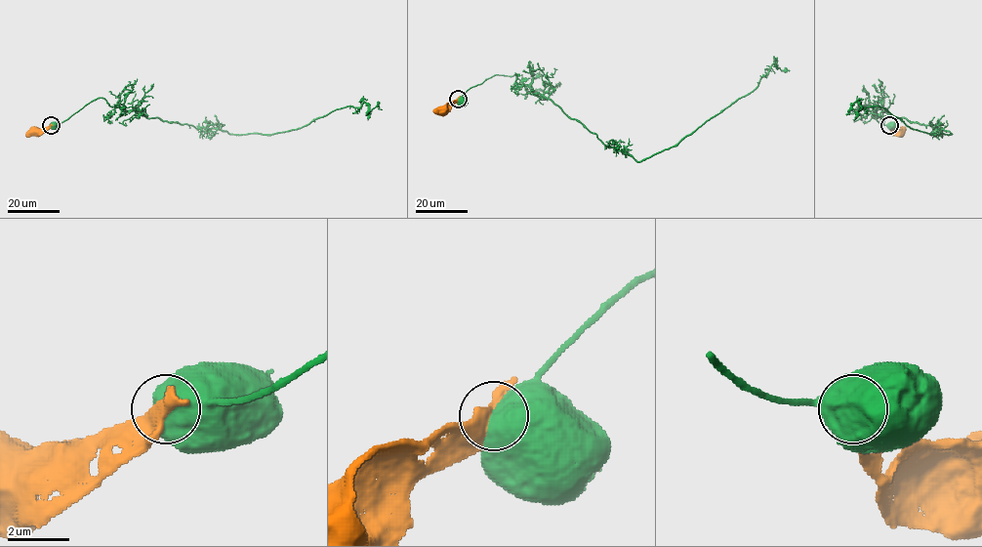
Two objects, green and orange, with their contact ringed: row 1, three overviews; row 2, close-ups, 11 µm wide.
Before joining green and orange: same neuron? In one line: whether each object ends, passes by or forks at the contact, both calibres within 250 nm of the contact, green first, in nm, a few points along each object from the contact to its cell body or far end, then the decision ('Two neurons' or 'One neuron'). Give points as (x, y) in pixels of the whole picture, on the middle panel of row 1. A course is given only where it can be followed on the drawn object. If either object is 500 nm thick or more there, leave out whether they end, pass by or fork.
Thickness 1150 nm (green) against 400 nm. Course of green: (458, 99), (492, 76), (515, 75), (605, 145), (641, 161), (675, 146), (750, 94), (776, 62), (790, 70). Course of orange: (458, 99), (441, 109). Two neurons

